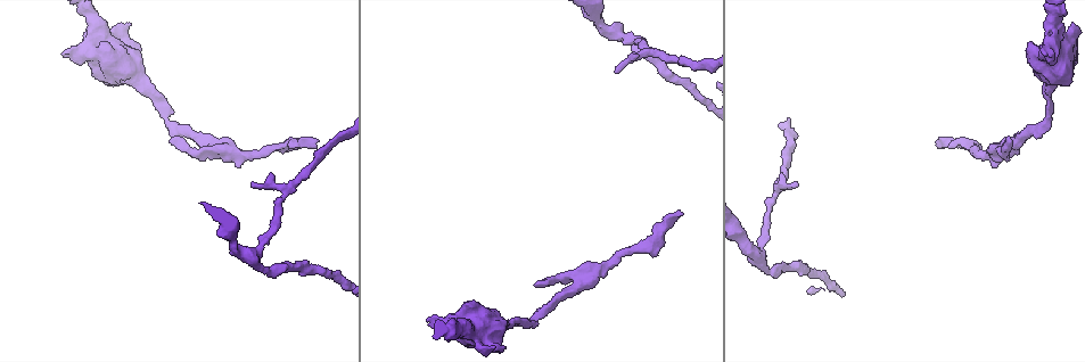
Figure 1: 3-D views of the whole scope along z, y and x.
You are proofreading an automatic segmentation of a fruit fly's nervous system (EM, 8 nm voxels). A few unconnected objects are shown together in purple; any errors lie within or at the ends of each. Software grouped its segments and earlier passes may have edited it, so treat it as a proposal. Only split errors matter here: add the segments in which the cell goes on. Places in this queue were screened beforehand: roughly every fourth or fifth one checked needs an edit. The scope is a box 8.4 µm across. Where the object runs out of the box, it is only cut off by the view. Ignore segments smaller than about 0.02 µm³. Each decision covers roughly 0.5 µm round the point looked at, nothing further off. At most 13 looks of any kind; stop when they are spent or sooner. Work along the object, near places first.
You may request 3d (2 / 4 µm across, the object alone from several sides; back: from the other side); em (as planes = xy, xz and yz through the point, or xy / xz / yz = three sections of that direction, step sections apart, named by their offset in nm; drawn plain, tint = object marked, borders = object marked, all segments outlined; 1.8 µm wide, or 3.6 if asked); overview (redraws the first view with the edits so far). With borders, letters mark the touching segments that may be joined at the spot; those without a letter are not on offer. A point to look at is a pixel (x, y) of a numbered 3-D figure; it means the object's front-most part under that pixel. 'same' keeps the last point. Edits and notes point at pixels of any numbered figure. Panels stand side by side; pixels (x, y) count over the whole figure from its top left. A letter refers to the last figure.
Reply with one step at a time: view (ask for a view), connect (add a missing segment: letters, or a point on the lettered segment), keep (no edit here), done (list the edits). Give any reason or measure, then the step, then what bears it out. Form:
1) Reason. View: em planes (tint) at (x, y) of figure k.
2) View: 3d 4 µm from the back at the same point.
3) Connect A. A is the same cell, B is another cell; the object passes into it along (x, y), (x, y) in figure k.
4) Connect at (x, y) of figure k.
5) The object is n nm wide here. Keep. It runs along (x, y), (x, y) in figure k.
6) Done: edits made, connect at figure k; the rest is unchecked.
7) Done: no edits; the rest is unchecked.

View: em planes (tint) at (319, 140) of figure 1.

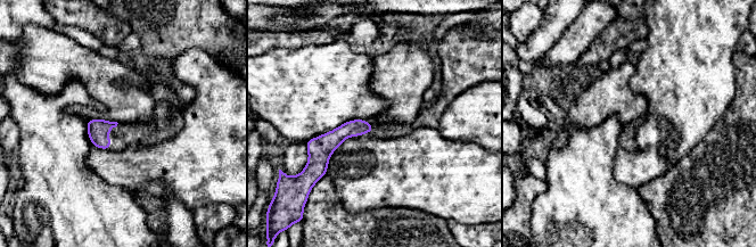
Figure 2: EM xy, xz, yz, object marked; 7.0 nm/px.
View: em planes (borders) at the same point.

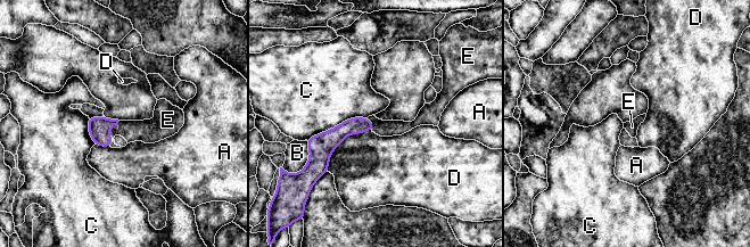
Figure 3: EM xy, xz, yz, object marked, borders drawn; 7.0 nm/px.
Connect E. E is the same cell, A, B, C and D are other cells; the object passes into it along (98, 126), (108, 133), (131, 131) in figure 3; it goes on there.

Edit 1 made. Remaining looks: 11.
See it whole again. View: overview.

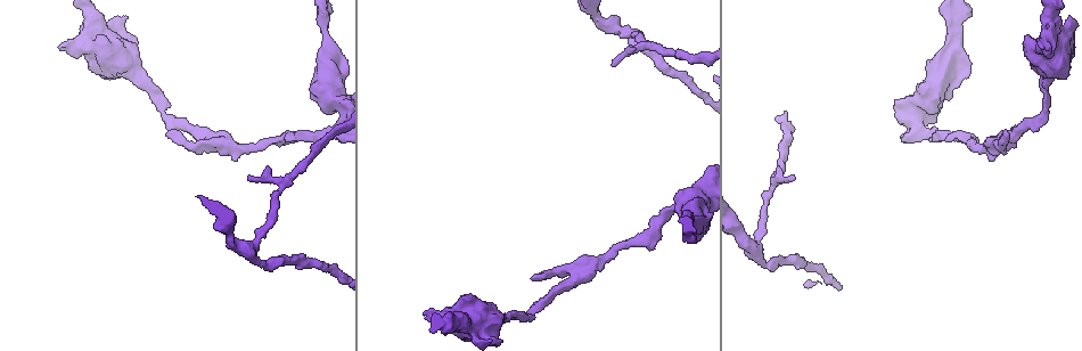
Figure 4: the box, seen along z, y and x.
An open end. View: 3d 2 µm at (167, 136) of figure 4.

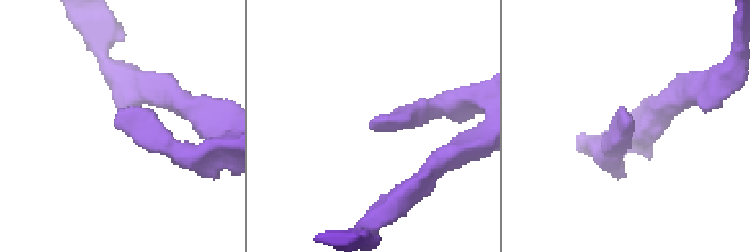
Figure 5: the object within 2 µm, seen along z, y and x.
View: em planes (borders) at (115, 120) of figure 5.

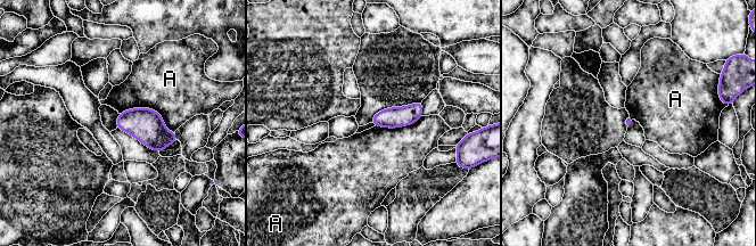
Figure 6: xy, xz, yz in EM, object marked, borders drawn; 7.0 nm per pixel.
Keep. A is another cell; a border runs along (118, 113), (153, 108), (174, 132) in figure 6; no lettered segment goes on from it.

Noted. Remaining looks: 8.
View: em planes (borders) at (61, 46) of figure 4.

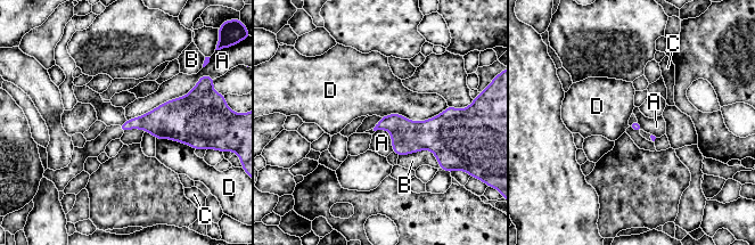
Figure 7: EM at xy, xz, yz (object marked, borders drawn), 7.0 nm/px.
Keep. A, B, C and D are other cells; a border runs along (195, 86), (187, 94), (126, 120) in figure 7; no lettered segment goes on from it.

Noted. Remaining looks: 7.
Free end. View: em planes (plain) at (332, 9) of figure 4.

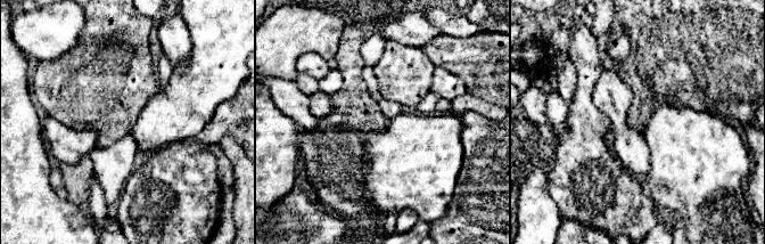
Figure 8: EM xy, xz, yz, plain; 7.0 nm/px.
With the object marked. View: em planes (tint) at the same point.

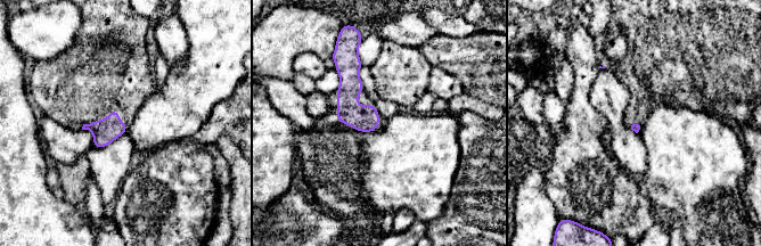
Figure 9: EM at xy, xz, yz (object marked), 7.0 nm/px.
View: em planes (borders) at the same point.

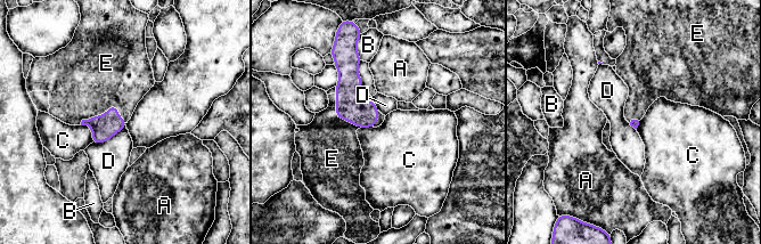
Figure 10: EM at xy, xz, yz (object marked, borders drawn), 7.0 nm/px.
Connect E. E is the same cell, A, B, C and D are other cells; it goes on there.

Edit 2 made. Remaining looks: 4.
Free end. View: 3d 2 µm at (794, 174) of figure 4.

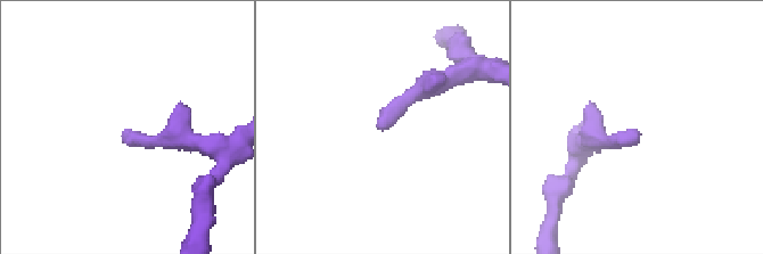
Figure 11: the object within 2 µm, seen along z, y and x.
Need the tissue. View: em planes (borders) at (125, 132) of figure 11.

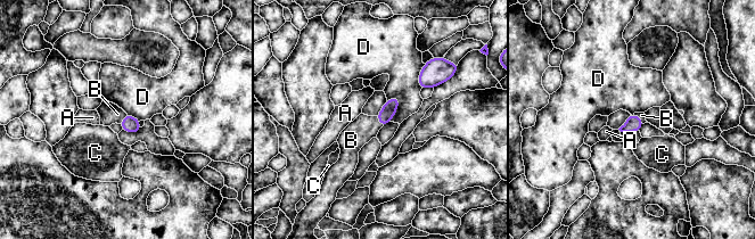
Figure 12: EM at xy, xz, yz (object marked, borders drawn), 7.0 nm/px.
The longest contact is with D, 190 nm. Connect B. B is the same cell, A, C and D are other cells; the object passes into it along (386, 114), (379, 122), (359, 132) in figure 12; it goes on there.

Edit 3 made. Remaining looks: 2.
Done: edits made, connect at figure 3, connect at figure 10, connect at figure 12; the rest is unchecked.

